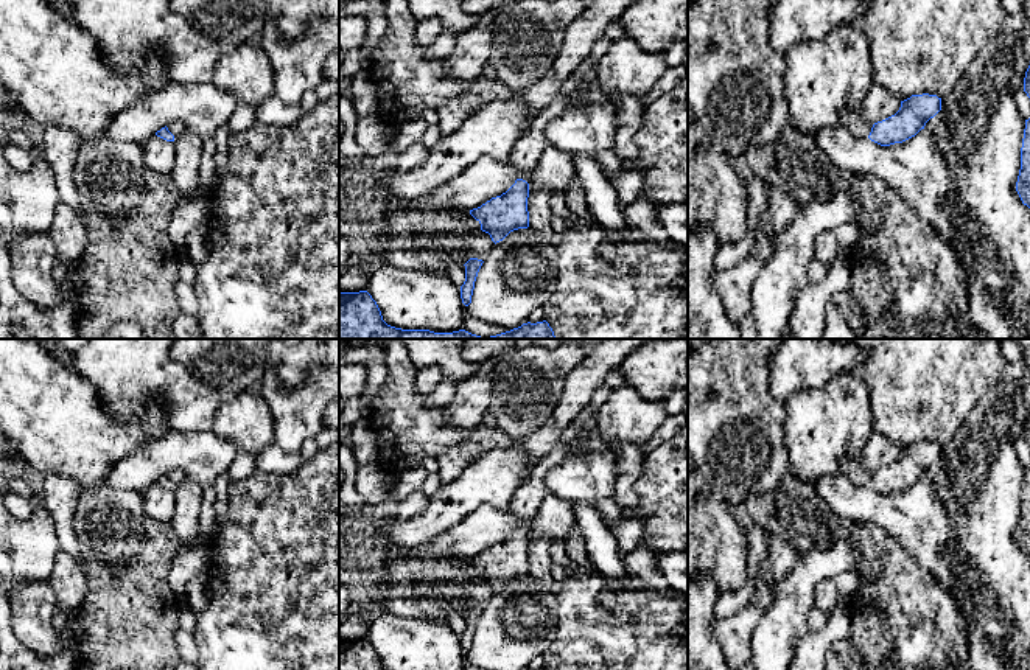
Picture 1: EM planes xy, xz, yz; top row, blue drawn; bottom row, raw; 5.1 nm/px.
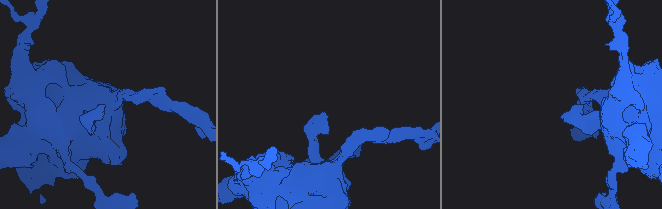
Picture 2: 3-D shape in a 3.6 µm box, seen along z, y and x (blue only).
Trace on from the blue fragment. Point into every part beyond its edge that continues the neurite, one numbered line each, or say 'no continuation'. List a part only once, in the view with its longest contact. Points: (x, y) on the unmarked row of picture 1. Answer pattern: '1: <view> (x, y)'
1: xy (176, 476)

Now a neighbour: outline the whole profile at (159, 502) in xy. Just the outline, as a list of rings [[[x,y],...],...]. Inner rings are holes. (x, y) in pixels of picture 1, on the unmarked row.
[[[154,483],[143,493],[143,502],[145,502],[145,511],[154,521],[170,524],[176,511],[174,490],[166,490]]]

